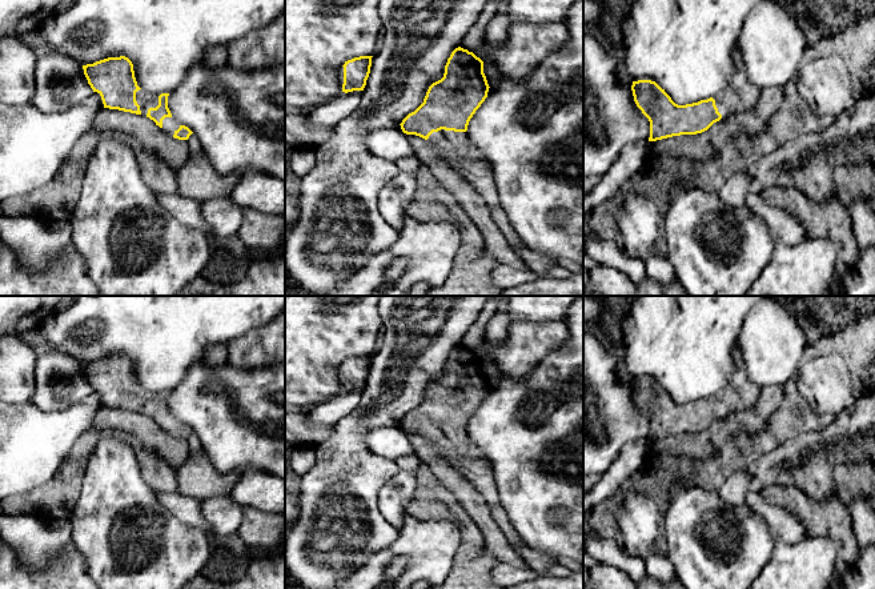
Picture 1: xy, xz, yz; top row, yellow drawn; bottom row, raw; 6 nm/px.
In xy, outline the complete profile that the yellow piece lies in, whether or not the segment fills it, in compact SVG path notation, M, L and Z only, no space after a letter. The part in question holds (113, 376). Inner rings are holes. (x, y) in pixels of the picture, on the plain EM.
M108 356L83 364L83 368L93 390L101 394L104 406L146 414L178 438L188 438L193 432L172 414L168 406L169 392L146 392L137 384L128 356Z

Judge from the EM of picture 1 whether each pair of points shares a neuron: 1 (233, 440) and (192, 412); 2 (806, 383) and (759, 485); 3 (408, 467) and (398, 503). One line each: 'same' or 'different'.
1: same
2: same
3: same

